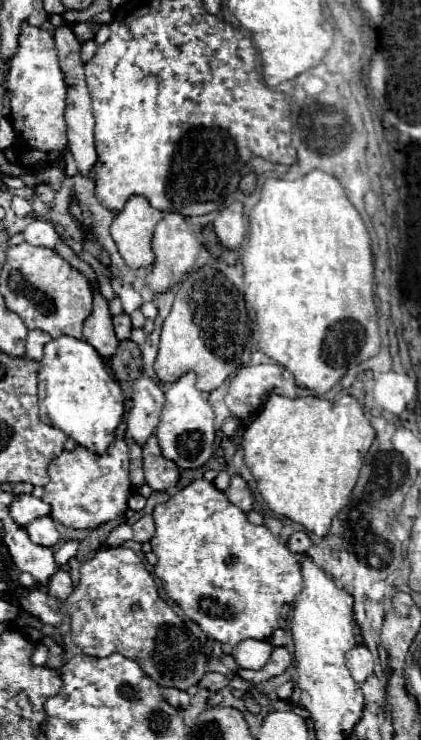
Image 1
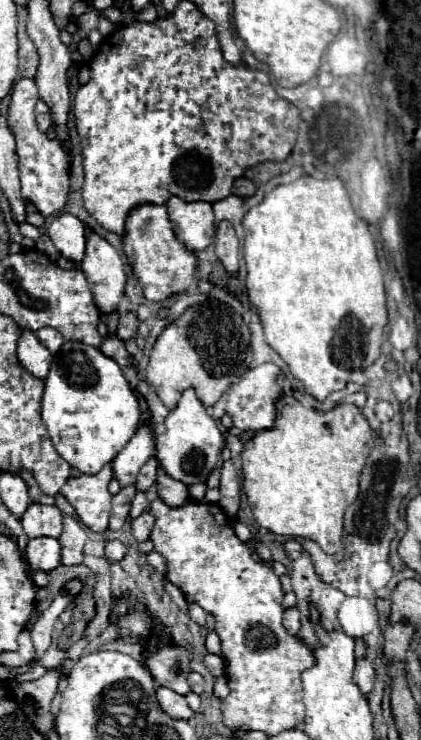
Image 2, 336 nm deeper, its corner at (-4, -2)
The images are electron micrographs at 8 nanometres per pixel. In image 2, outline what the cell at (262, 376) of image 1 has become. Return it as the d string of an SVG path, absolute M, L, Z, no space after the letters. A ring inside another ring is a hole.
M263 363L255 369L249 369L239 383L231 385L227 391L227 415L231 415L233 425L241 431L261 431L271 429L275 421L275 403L283 395L281 387L281 369L275 363Z

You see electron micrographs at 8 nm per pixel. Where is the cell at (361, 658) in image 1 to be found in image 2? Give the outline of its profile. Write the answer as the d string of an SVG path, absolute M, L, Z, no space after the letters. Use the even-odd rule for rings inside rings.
M357 659L355 671L353 671L353 683L363 691L369 693L373 689L373 681L375 681L375 667L369 659Z

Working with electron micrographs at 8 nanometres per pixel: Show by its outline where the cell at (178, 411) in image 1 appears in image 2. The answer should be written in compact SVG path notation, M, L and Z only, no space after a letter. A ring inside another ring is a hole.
M193 389L183 391L175 409L169 411L165 419L165 431L157 435L157 461L159 465L177 481L191 485L207 481L209 473L213 471L215 463L221 457L223 449L223 433L219 431L217 421L209 415L207 407L197 399Z

